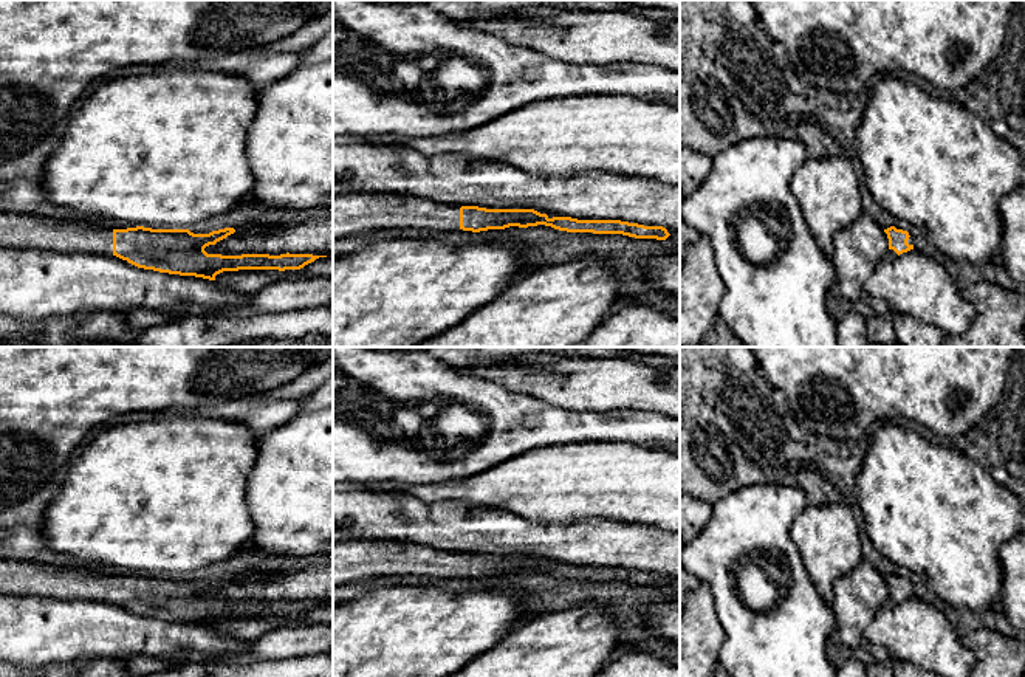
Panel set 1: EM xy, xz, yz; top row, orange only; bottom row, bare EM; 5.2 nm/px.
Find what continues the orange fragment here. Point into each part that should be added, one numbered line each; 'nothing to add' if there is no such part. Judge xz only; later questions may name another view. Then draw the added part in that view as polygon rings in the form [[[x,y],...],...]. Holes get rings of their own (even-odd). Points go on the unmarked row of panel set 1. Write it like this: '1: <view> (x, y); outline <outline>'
1: xz (353, 560); outline [[[393,539],[333,542],[333,587],[386,575],[460,578],[460,555]]]

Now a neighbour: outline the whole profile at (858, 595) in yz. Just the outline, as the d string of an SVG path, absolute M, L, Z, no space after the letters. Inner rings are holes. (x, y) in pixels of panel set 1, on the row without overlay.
M867 559L838 578L833 584L830 607L842 643L855 649L875 613L887 603L887 581Z

